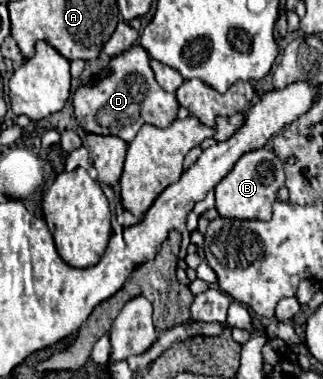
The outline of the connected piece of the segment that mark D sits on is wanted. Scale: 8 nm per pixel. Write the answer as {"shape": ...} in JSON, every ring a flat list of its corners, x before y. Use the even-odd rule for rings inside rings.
{"shape":[[134,45,118,57,112,57,110,69,114,71,112,77,92,79,86,85,82,85,72,97,78,125,86,133,116,135,130,143,142,125,150,123,156,127,168,127,176,119,180,107,176,95,166,93,156,83,154,73,150,69,150,57,140,45]]}

